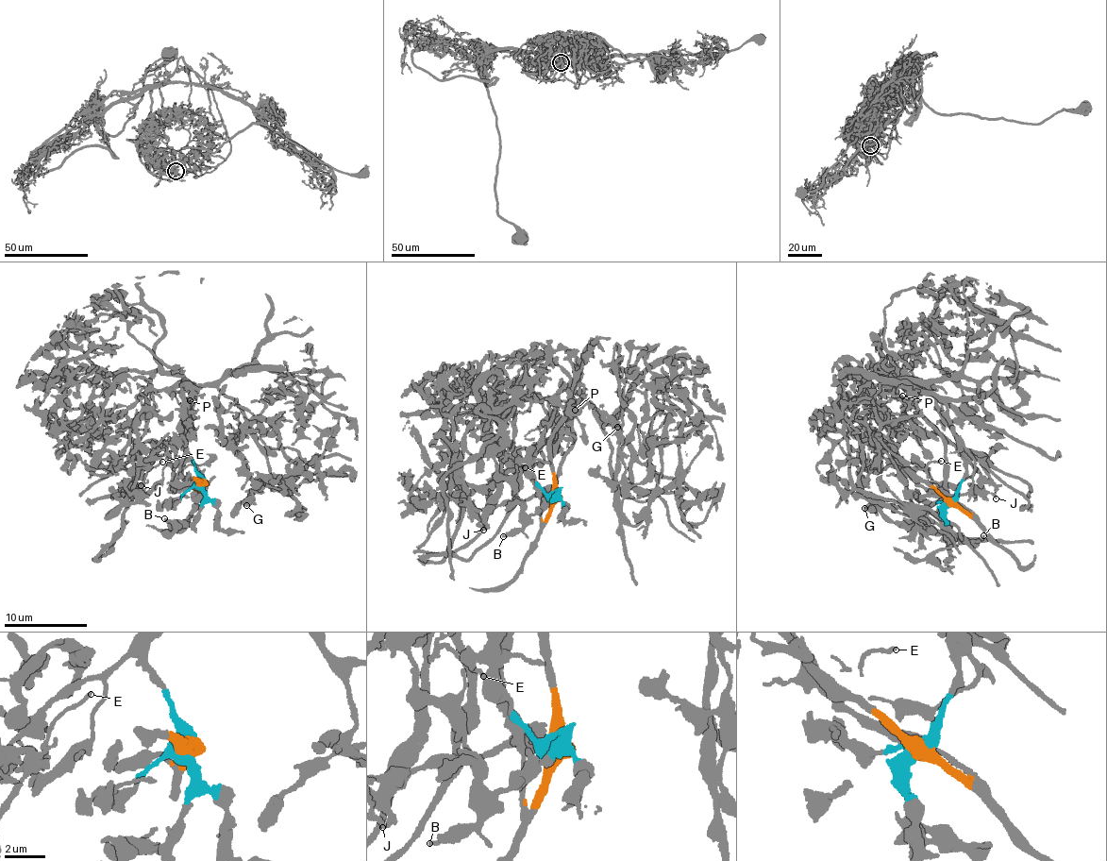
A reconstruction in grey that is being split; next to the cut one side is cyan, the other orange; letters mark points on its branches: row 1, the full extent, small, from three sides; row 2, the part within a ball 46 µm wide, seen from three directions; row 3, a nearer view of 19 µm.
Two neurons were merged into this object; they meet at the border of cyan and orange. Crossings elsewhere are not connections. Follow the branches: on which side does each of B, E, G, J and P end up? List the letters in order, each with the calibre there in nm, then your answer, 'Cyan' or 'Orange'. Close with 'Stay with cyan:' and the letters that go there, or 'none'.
B: Thickness 200 nm. Cyan
E: Thickness 160 nm. Cyan
G: Thickness 600 nm. Cyan
J: Thickness 180 nm. Cyan
P: Thickness 190 nm. Orange
Stay with cyan: B, E, G, J

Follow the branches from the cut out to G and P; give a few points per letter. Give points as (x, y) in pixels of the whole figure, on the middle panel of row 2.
G: (551, 498), (543, 495), (573, 441), (576, 404), (586, 403), (623, 493), (629, 486), (616, 427)
P: (553, 498), (552, 436), (569, 408), (578, 368), (579, 401), (575, 411)

